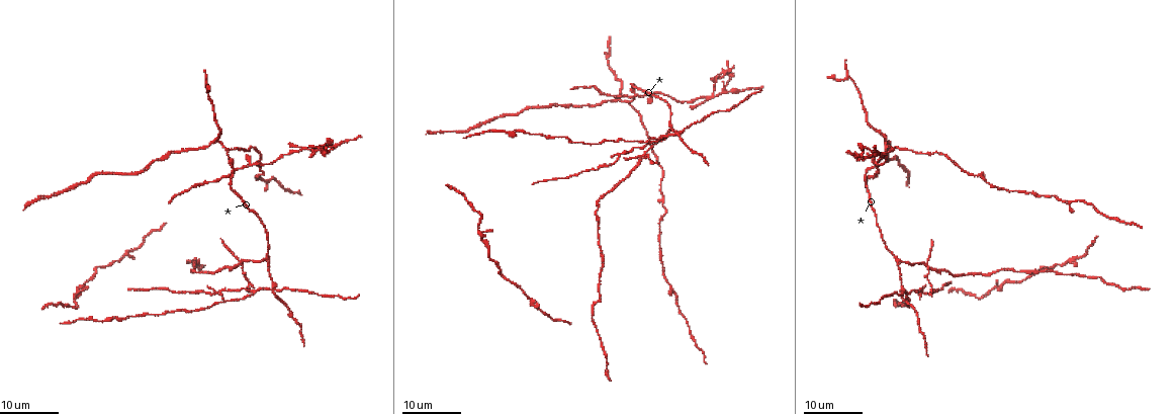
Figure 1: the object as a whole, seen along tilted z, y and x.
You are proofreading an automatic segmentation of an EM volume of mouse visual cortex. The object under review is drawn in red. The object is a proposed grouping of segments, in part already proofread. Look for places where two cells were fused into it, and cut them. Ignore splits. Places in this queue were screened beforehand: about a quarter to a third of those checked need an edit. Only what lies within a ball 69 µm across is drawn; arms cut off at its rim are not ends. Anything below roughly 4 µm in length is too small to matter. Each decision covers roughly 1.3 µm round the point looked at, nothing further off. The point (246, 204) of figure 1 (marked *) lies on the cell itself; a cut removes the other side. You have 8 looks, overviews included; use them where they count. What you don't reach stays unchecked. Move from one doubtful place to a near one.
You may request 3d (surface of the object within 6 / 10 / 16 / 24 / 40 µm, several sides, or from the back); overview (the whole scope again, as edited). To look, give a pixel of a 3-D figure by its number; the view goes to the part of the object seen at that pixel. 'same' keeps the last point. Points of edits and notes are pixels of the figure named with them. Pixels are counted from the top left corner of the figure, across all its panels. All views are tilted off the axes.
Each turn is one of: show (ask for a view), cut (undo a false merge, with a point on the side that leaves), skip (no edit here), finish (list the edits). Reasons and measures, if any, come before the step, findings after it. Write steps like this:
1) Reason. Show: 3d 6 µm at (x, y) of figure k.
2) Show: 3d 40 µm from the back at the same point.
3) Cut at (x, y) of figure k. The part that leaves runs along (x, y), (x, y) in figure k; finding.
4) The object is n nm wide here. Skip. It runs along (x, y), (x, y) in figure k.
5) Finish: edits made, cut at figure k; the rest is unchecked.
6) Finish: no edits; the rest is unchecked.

Show: 3d 16 µm at (636, 93) of figure 1.

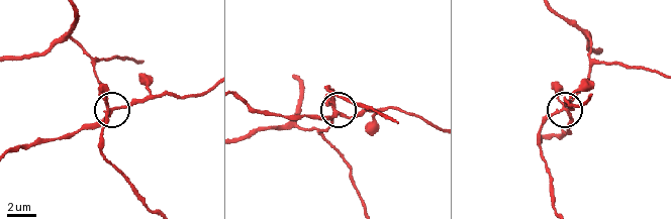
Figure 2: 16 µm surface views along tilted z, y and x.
Show: 3d 6 µm at (338, 113) of figure 2.

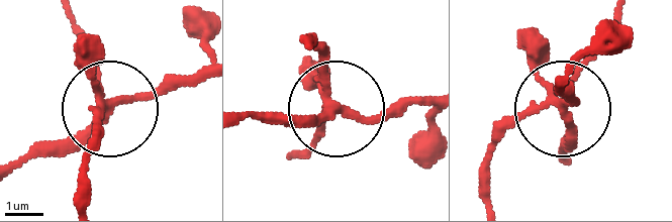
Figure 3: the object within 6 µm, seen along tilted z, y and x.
The object is 210 nm wide here. Cut at (83, 54) of figure 3. The part that leaves runs along (103, 97), (158, 96), (206, 81) in figure 3; a second cell is stuck on.

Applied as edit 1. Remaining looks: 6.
Four or more arms meet. Show: 3d 16 µm at (241, 264) of figure 1.

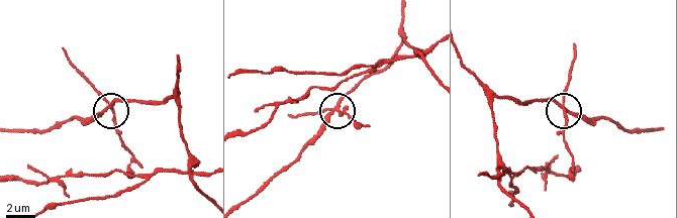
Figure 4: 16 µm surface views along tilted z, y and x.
Zoom in. Show: 3d 6 µm at (113, 111) of figure 4.

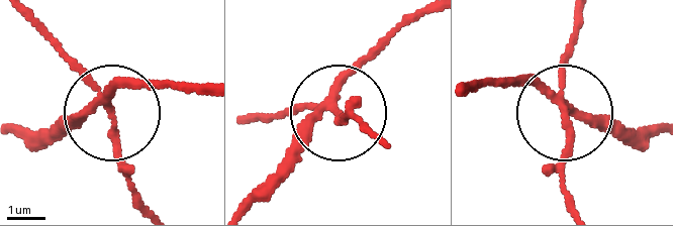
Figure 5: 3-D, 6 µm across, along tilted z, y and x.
4 arms meet here. Cut at (123, 160) of figure 5. A second cell is stuck on.

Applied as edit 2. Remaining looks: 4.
Small branch off a trunk. Show: 3d 16 µm at (675, 136) of figure 1.

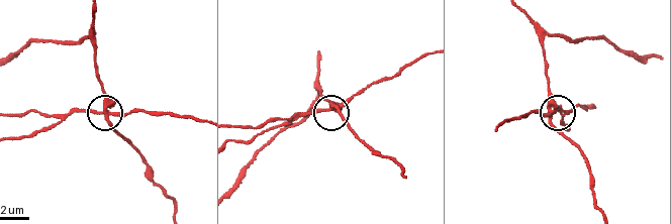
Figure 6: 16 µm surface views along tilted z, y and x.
Show: 3d 6 µm at (101, 114) of figure 6.

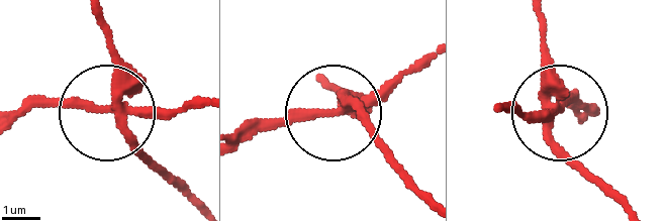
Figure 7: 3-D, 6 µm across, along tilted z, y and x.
4 arms meet here. Cut at (175, 110) of figure 7. The part that leaves runs along (120, 109), (17, 111) in figure 7; two cells meet here.

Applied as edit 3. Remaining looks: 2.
Sudden change in width. Show: 3d 24 µm at (982, 177) of figure 1.

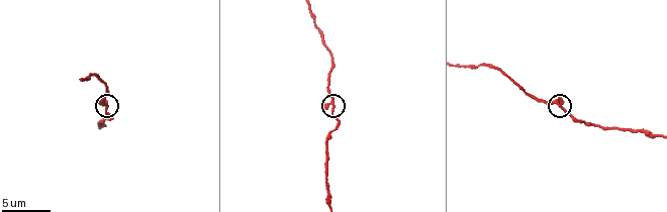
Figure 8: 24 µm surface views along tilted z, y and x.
Zoom in. Show: 3d 10 µm at (563, 107) of figure 8.

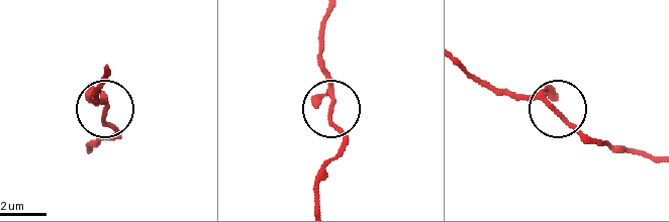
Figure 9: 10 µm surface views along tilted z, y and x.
Skip. It runs along (327, 13), (322, 57), (340, 146) in figure 9; continuous, no second cell.

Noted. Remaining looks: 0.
Finish: edits made, cut at figure 3, cut at figure 5, cut at figure 7; the rest is unchecked.

